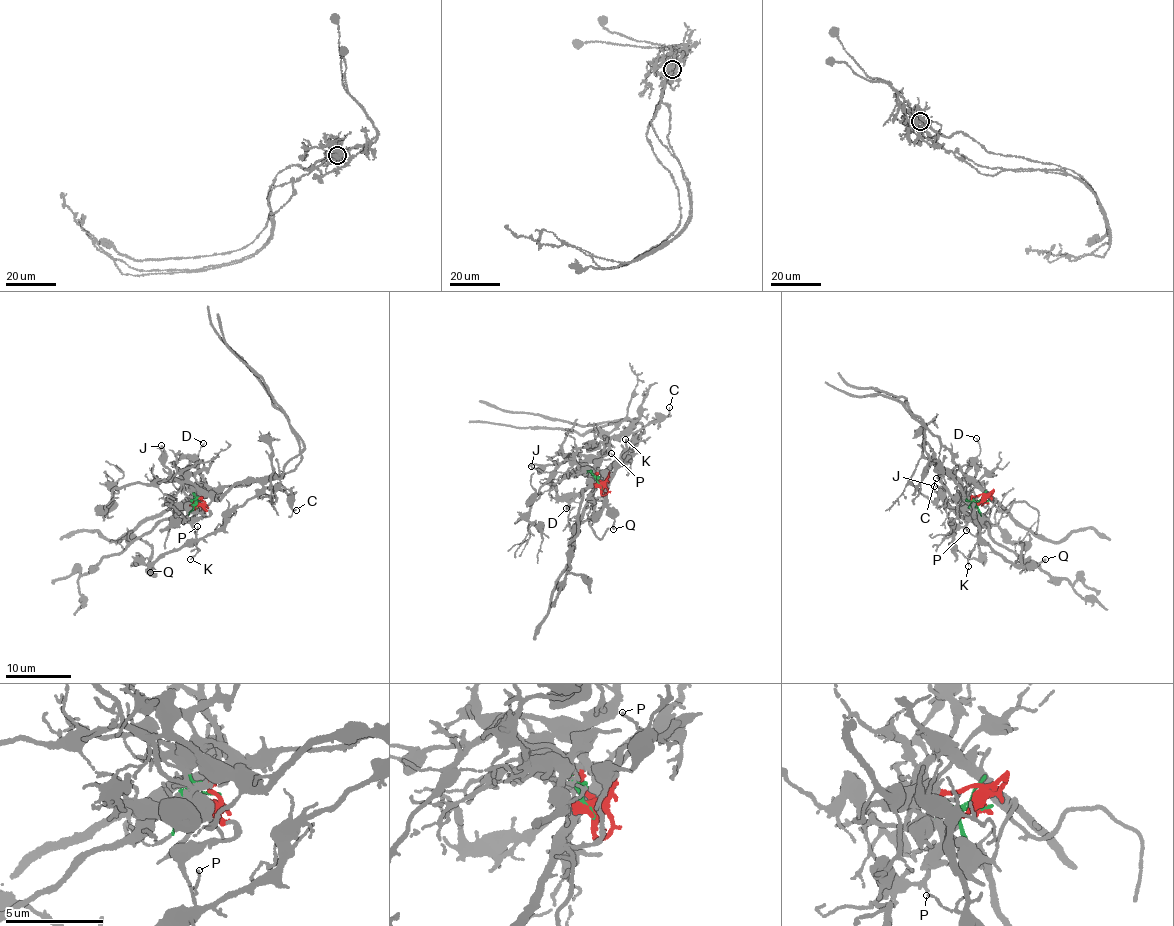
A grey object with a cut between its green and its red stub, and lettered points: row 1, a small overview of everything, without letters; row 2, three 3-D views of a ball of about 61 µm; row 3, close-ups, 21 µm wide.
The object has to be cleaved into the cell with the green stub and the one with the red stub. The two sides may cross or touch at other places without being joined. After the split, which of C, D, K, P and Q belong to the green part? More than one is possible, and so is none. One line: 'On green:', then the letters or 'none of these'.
On green: D

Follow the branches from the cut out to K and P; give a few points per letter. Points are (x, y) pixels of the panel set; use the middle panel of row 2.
K: (598, 484), (598, 462), (611, 439), (633, 434), (630, 456), (620, 457), (626, 439)
P: (598, 484), (598, 462), (609, 449), (611, 439), (633, 434), (627, 452), (630, 456), (621, 461), (611, 453)

